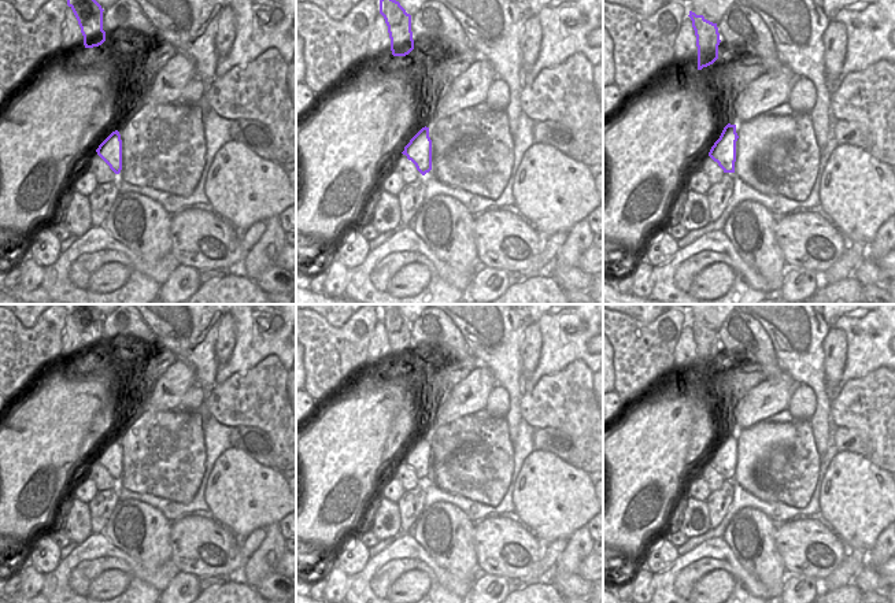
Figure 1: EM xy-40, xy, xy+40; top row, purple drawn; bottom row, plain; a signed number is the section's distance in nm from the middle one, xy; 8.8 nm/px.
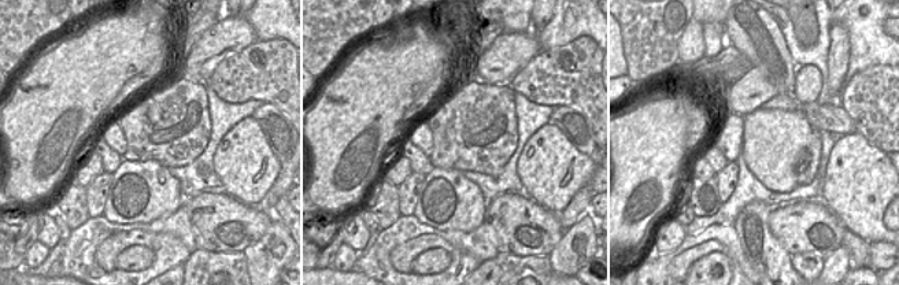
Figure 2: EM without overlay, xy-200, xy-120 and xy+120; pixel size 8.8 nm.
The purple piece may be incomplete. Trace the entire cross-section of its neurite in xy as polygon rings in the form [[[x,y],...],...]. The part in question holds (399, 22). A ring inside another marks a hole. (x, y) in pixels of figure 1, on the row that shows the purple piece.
[[[380,0],[380,14],[388,26],[392,55],[408,55],[414,49],[411,15],[396,0]]]

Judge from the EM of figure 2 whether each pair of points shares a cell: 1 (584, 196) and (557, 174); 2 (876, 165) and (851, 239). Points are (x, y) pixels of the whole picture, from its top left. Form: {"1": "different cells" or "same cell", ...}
{"1": "different cells", "2": "different cells"}

